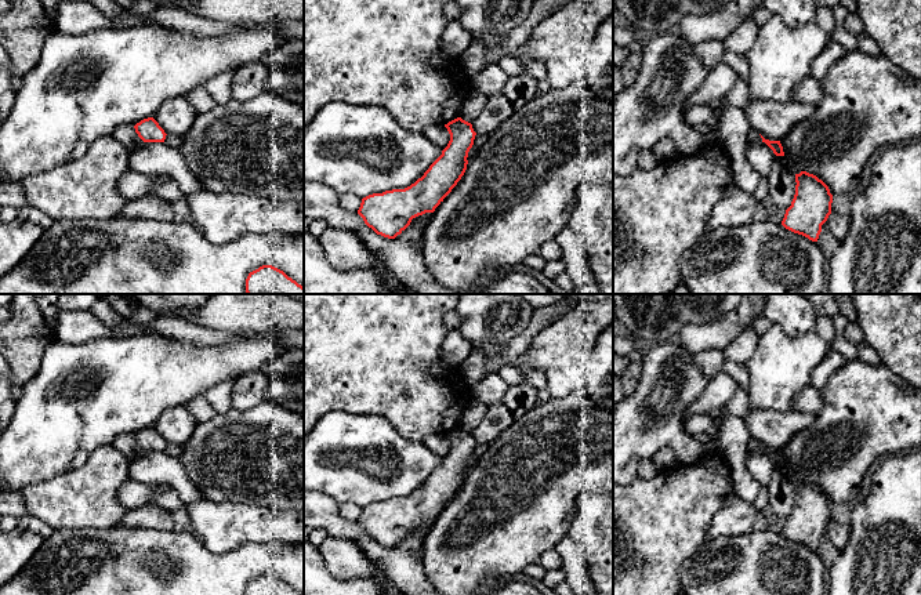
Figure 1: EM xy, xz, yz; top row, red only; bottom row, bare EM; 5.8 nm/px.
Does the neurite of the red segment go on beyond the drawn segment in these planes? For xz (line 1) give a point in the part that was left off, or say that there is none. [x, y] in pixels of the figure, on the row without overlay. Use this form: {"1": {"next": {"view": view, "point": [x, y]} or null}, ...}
{"1": {"next": null}}

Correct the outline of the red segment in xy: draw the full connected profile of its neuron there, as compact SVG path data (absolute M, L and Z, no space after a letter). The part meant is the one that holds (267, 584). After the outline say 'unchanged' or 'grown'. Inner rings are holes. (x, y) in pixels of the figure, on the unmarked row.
M262 574L258 578L249 583L246 595L301 595L283 580L272 576Z; unchanged

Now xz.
M461 427L445 436L450 450L421 487L405 498L373 503L362 508L358 523L377 544L395 548L413 527L434 522L464 485L476 442Z; unchanged

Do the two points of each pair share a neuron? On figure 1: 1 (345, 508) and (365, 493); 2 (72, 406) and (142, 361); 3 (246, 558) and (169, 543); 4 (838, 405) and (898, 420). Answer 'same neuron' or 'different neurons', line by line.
1: different neurons
2: same neuron
3: same neuron
4: same neuron

